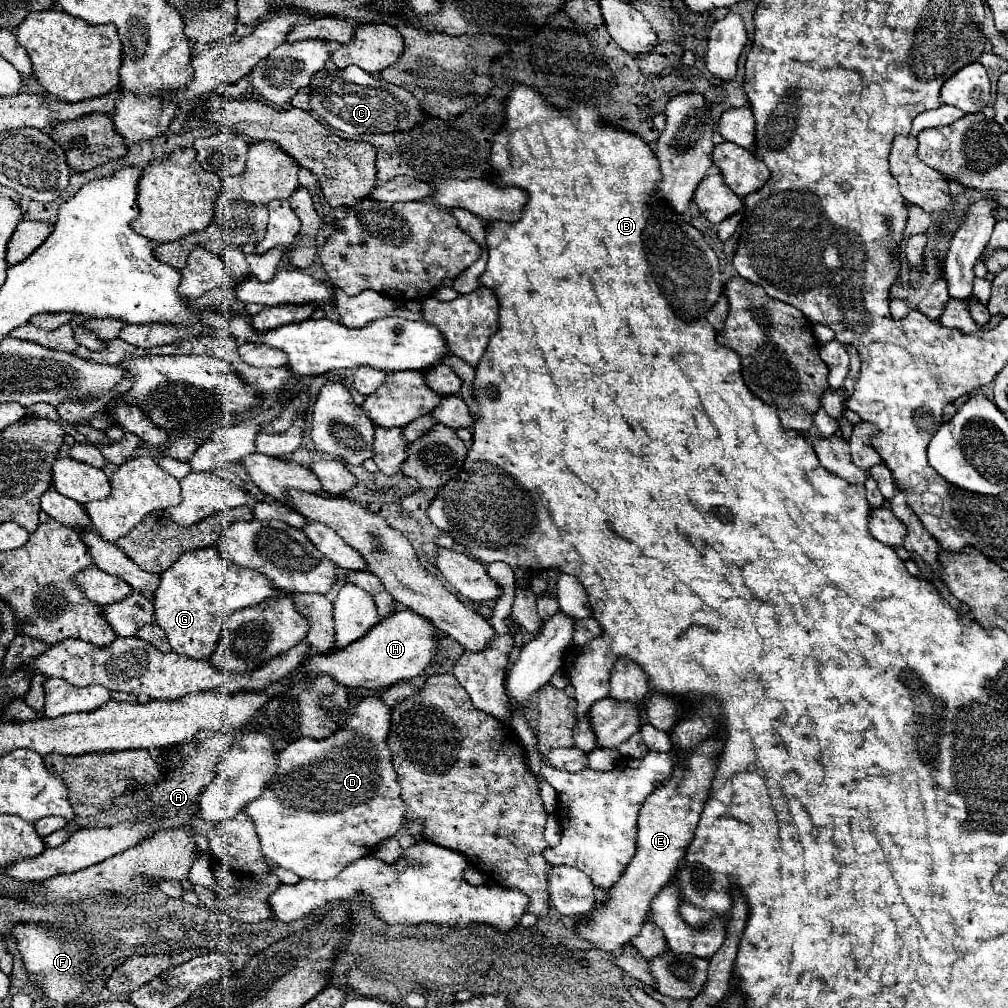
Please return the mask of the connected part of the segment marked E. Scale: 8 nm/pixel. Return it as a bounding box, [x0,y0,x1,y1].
[575,736,723,952]

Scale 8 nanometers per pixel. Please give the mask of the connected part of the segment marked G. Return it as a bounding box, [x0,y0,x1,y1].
[153,548,281,658]

